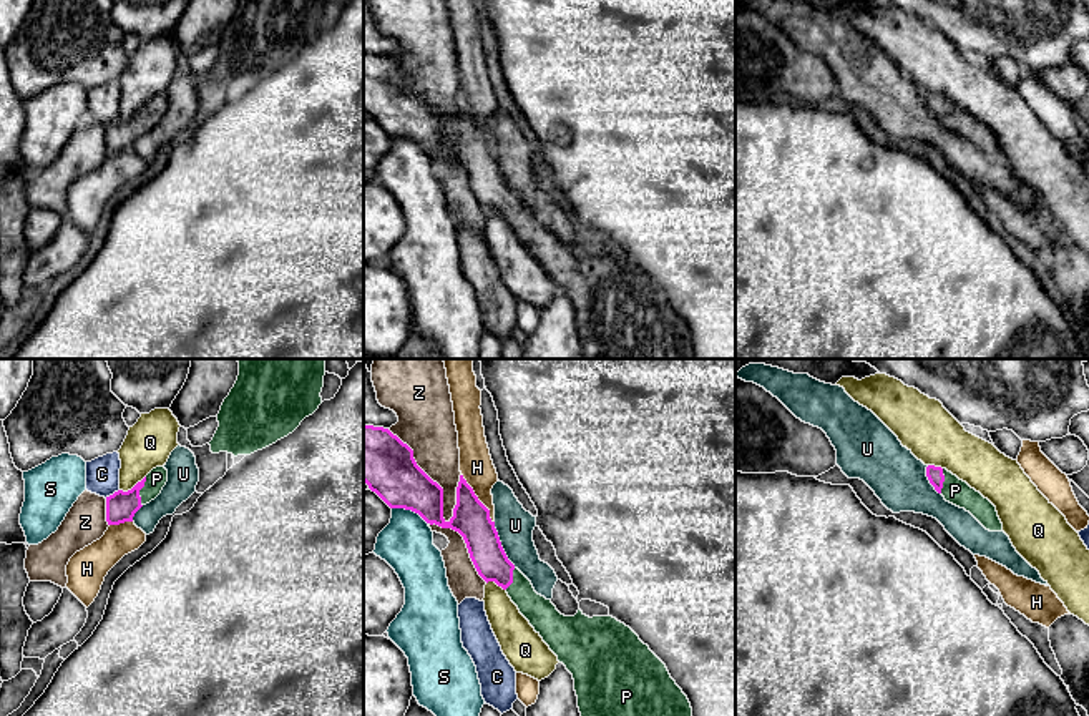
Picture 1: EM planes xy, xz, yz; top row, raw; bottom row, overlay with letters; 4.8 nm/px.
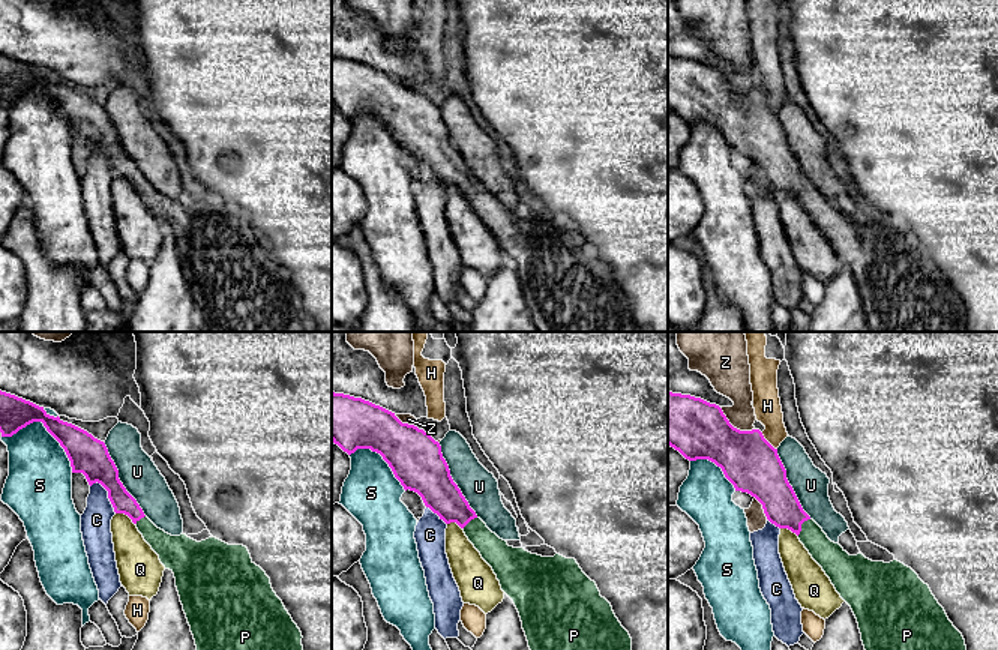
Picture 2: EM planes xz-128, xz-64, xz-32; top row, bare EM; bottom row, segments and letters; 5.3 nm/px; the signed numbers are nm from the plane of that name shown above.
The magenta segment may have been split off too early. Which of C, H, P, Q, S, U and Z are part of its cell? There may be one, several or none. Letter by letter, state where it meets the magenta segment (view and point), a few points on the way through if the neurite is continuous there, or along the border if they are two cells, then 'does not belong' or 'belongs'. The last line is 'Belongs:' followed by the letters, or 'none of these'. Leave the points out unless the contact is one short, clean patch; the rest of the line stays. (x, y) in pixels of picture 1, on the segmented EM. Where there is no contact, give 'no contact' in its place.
C: xy (113, 494) | does not belong
H: xz (477, 499) | does not belong
P: xy (138, 492) | across xy (122, 505), (138, 492), (156, 479) | belongs
Q: xy (133, 487) | does not belong
S: xz (410, 509) | does not belong
U: xz (500, 545) | does not belong
Z: xz (425, 474) | does not belong
Belongs: P

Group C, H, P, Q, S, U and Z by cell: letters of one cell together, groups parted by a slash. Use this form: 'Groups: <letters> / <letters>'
Groups: C / H / P / Q / S / U / Z

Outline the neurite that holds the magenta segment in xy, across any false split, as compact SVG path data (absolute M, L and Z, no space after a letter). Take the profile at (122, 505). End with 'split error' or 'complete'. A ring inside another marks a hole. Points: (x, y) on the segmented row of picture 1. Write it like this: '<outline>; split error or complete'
M163 467L153 468L131 490L118 490L106 497L106 522L120 525L133 522L134 513L151 500L154 500L168 482L168 470Z; split error

